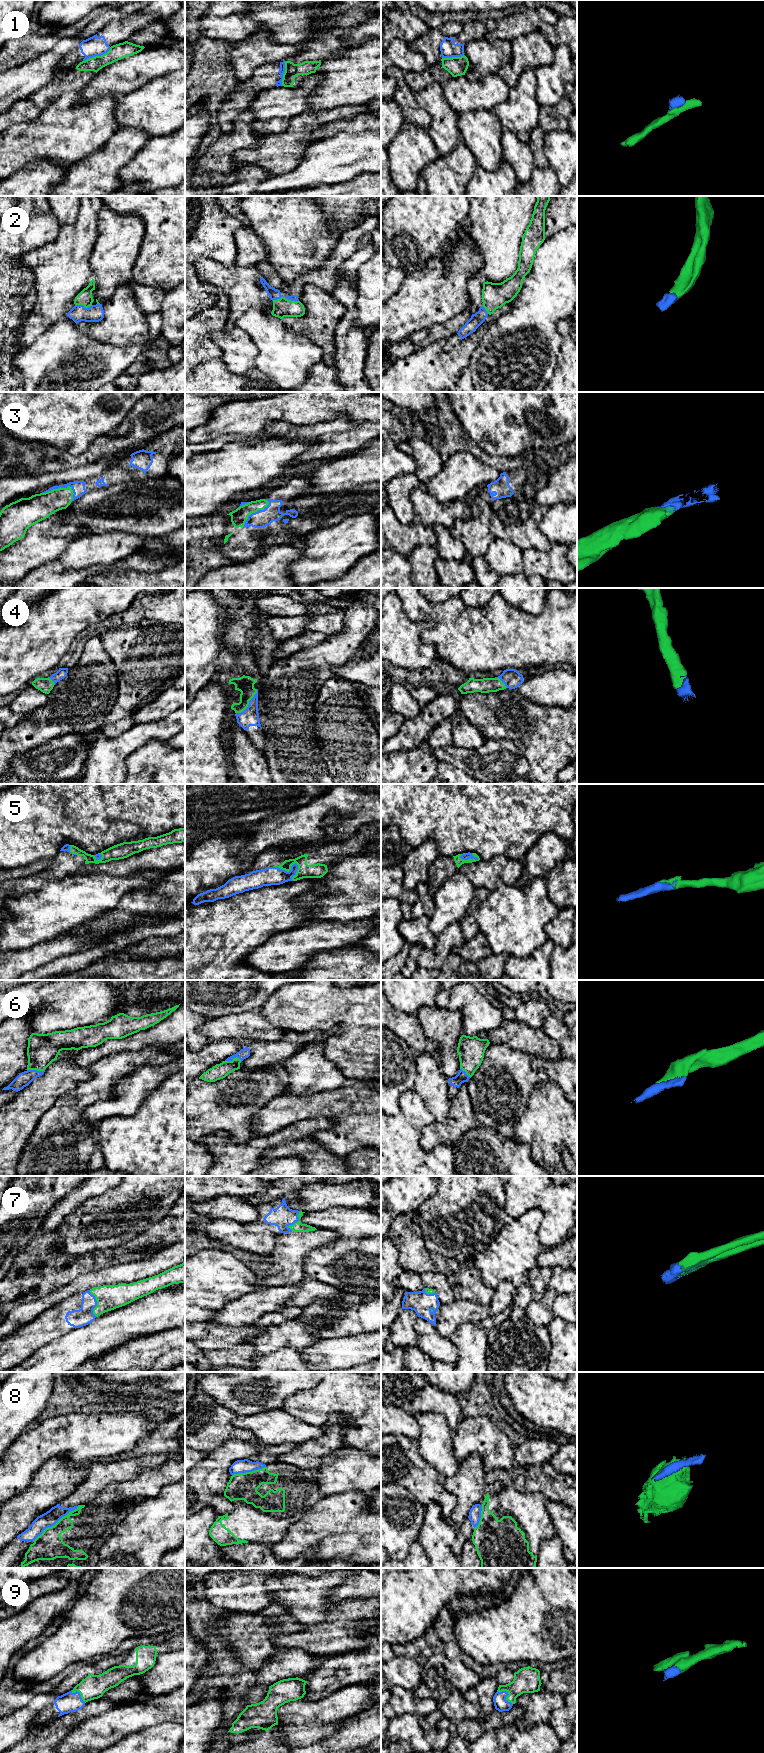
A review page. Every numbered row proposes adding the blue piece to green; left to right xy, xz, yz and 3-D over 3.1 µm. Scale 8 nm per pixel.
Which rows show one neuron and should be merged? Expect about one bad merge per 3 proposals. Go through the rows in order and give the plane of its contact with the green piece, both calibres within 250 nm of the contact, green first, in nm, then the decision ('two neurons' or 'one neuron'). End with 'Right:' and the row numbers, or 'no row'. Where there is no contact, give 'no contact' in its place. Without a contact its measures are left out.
1: xy | 130/160 nm | two neurons
2: xy | 120/140 nm | one neuron
3: xy | 220/110 nm | one neuron
4: xz | 140/140 nm | one neuron
5: xz | 120/150 nm | one neuron
6: xy | 240/110 nm | one neuron
7: xy | 200/140 nm | one neuron
8: xy | 220/120 nm | two neurons
9: yz | 200/110 nm | one neuron
Right: 2, 3, 4, 5, 6, 7, 9

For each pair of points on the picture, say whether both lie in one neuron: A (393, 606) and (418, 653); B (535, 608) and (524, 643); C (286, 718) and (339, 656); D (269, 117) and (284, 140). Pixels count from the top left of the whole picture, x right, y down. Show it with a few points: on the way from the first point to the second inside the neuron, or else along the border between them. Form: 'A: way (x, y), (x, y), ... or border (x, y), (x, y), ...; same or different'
A: way (393, 618), (393, 628), (406, 641); same
B: border (546, 598), (543, 610), (535, 615), (511, 605); different
C: way (288, 701), (322, 667); same
D: border (289, 124), (282, 132), (272, 132), (264, 136); different

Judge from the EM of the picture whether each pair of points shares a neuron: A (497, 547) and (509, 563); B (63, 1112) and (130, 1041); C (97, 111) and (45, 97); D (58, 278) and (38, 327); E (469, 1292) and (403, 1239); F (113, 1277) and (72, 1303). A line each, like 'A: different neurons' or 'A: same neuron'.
A: same neuron
B: different neurons
C: different neurons
D: same neuron
E: same neuron
F: different neurons

